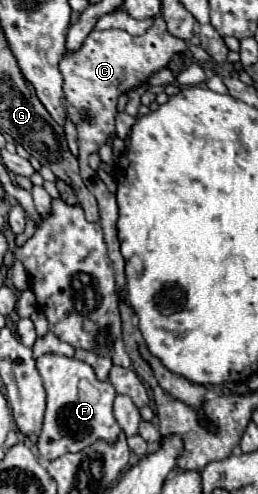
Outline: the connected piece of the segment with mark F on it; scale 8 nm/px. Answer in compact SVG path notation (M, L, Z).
M46 355L36 359L36 367L42 375L46 389L46 413L42 419L42 431L36 441L38 461L50 463L62 453L78 453L92 445L94 441L114 443L120 435L120 427L112 413L112 403L116 397L110 381L98 381L94 369L78 359L68 359L62 355Z

